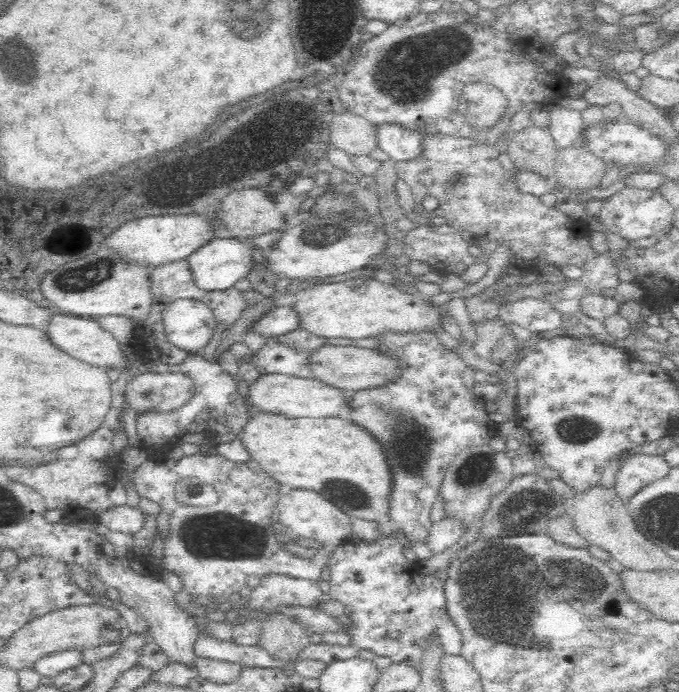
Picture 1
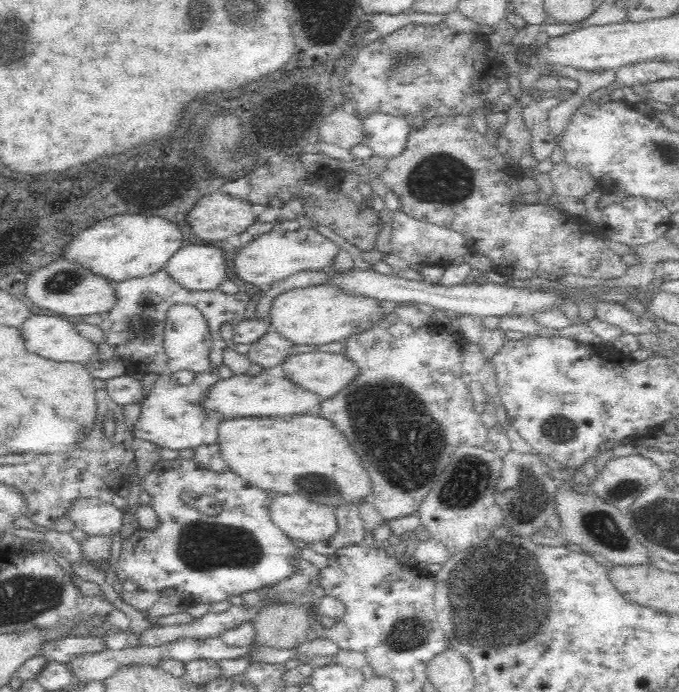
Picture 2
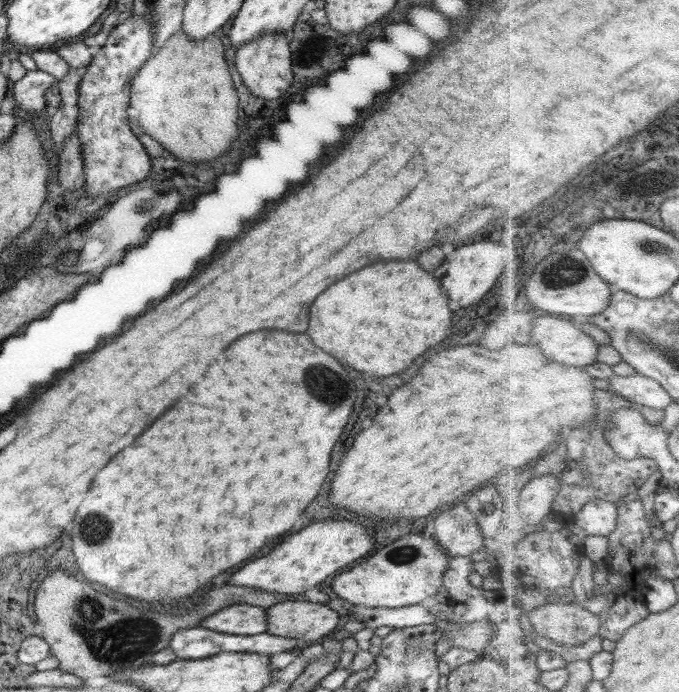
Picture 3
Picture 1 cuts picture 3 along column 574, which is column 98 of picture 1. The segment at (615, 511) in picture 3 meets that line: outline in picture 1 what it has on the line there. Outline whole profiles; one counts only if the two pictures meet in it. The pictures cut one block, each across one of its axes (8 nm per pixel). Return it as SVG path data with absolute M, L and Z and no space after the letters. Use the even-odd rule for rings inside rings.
M114 505L103 515L95 517L95 520L114 532L136 534L142 530L142 526L146 522L146 512L140 509L138 505Z

